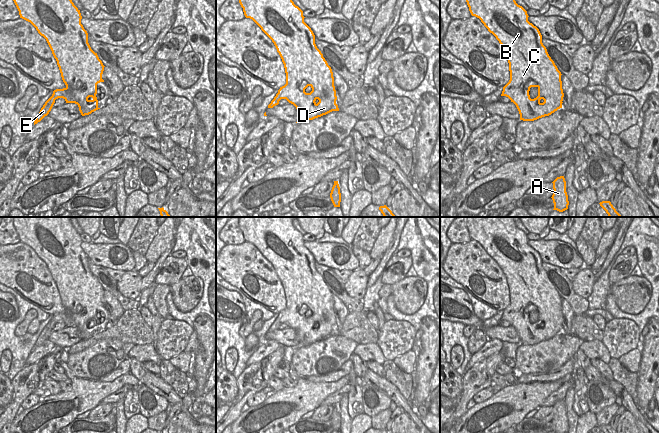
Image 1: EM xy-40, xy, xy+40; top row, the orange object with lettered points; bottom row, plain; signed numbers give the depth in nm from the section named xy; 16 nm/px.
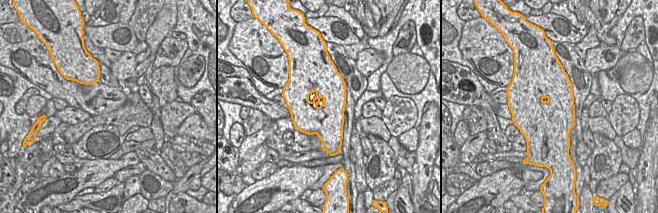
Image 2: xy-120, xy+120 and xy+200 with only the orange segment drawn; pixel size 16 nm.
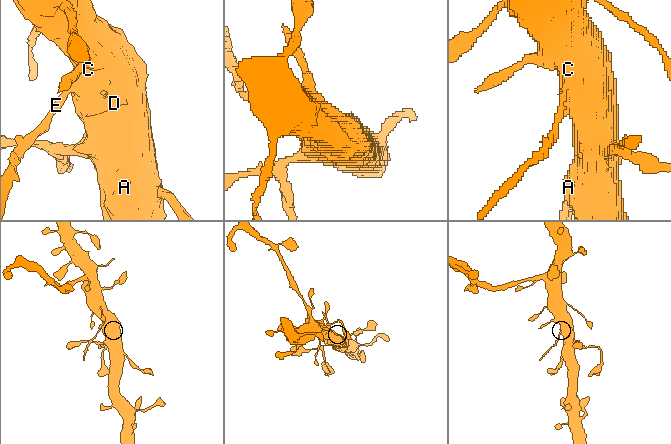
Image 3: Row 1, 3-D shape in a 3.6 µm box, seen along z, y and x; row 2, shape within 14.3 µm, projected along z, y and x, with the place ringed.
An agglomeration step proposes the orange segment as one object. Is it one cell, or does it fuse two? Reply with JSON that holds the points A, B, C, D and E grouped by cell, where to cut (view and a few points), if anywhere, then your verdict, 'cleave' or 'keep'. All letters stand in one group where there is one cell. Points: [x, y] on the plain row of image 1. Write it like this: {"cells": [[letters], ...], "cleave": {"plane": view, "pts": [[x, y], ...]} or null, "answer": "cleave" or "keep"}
{"cells": [["A", "B", "C", "D"], ["E"]], "cleave": {"plane": "xy-40", "pts": [[53, 317], [57, 322]]}, "answer": "cleave"}

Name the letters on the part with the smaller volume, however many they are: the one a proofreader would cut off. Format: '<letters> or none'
E

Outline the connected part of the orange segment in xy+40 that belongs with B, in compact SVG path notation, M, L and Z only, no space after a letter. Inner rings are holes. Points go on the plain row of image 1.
M466 217L466 226L472 240L481 244L484 250L492 257L506 276L509 287L510 304L503 311L502 320L508 321L513 326L520 338L520 344L534 345L549 340L562 332L564 321L561 305L561 296L549 280L546 271L542 267L542 259L539 253L528 245L527 235L515 225L513 217ZM531 311L538 312L538 320L530 322Z

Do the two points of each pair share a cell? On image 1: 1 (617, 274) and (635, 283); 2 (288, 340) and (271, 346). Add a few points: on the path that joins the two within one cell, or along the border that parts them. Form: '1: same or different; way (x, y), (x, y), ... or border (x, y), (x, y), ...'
1: different; border (630, 274), (611, 284)
2: different; border (267, 339), (274, 339), (280, 345)

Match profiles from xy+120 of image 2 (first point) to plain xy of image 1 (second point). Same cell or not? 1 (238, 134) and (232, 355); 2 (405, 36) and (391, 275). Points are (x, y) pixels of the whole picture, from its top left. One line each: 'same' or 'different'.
1: same
2: same

